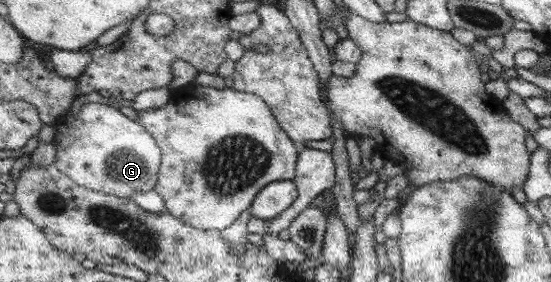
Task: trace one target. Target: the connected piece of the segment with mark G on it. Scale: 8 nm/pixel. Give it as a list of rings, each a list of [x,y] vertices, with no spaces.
[[[88,103],[78,113],[63,114],[56,123],[56,136],[59,152],[55,167],[60,168],[66,175],[74,178],[80,185],[99,192],[118,197],[133,197],[134,193],[150,191],[158,179],[161,167],[161,149],[157,140],[139,121],[128,117],[122,110]]]

